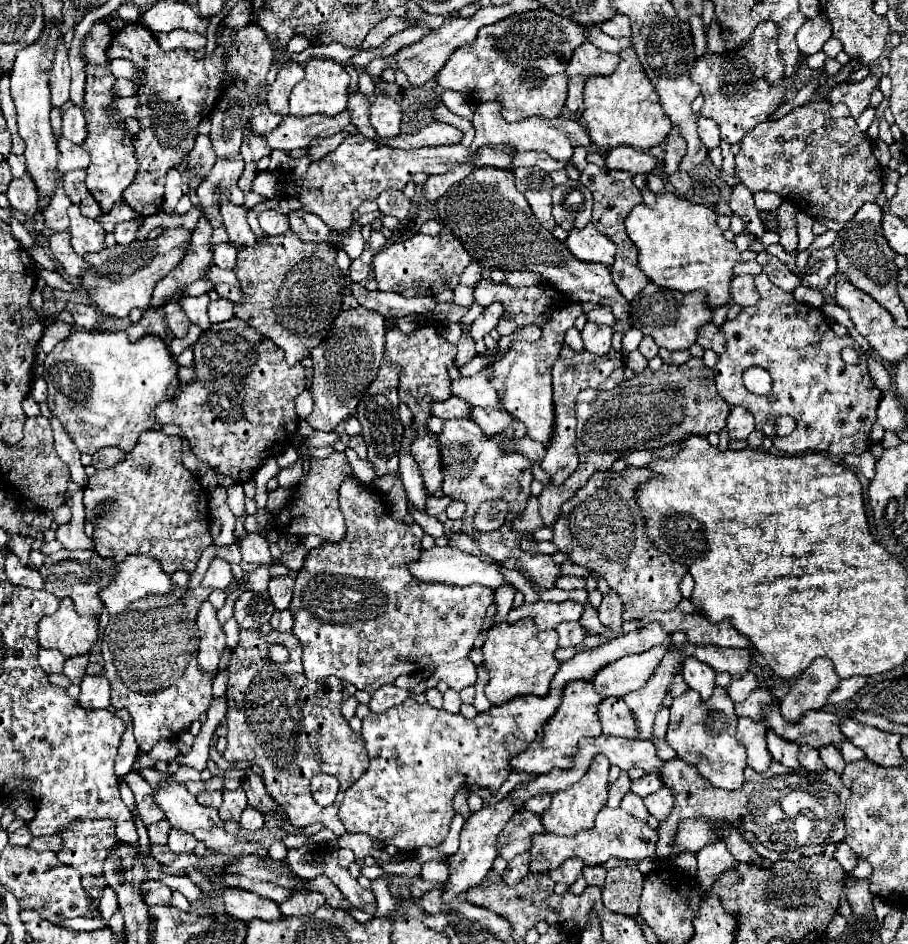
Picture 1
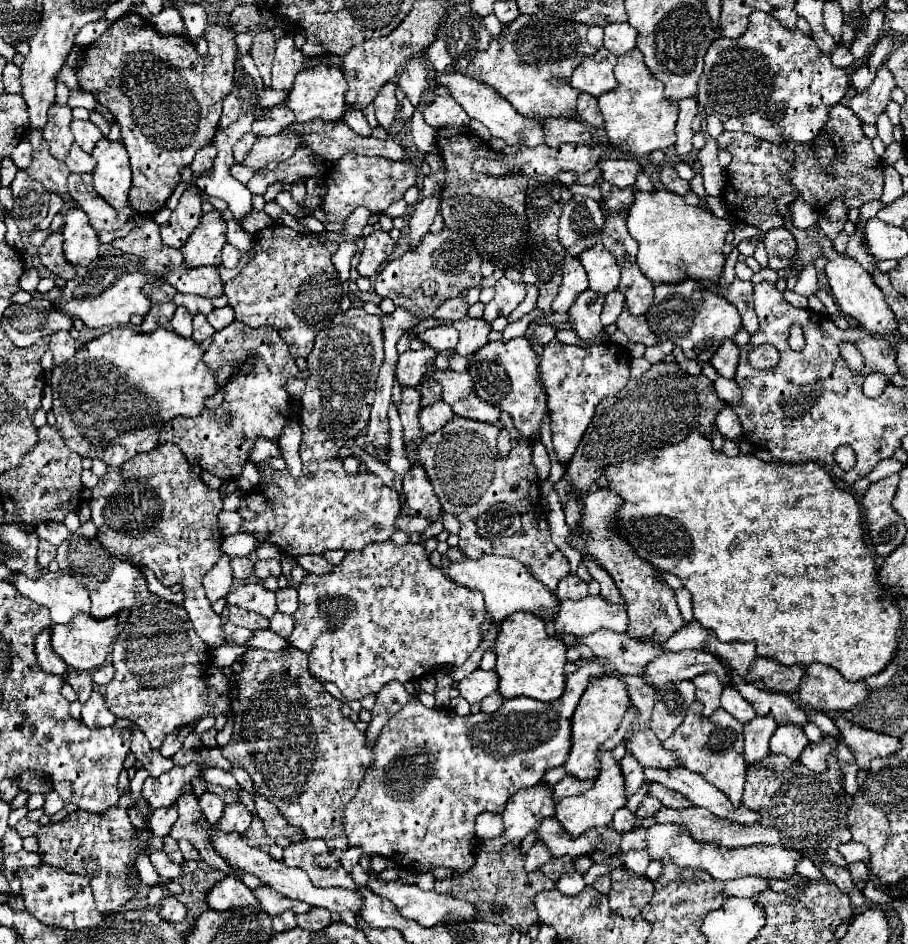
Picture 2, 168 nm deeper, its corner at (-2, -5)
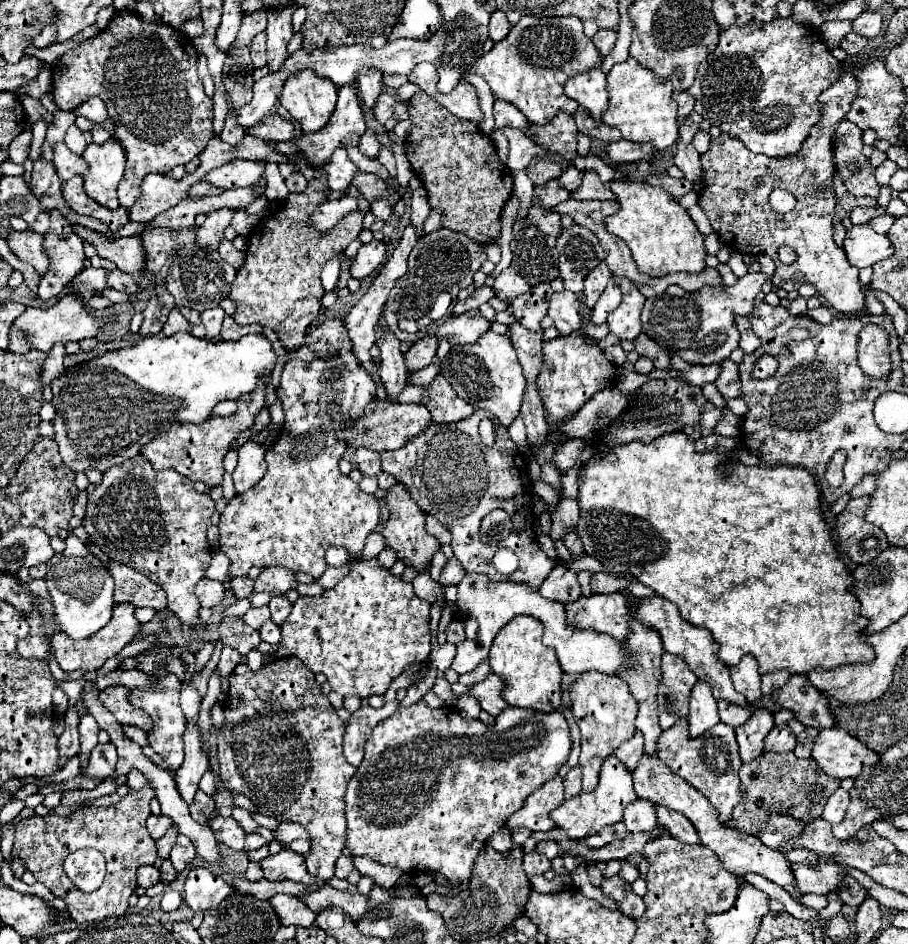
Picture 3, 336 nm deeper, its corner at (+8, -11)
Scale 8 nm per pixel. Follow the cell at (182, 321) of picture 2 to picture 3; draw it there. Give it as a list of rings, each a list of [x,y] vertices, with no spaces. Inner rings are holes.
[[[173,309],[173,311],[169,313],[167,323],[163,325],[163,335],[171,337],[171,335],[175,335],[175,333],[179,333],[179,331],[189,331],[189,323],[187,323],[187,319],[185,319],[177,309]]]

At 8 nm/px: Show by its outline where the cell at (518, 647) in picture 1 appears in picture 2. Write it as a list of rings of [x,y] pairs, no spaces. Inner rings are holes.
[[[517,611],[511,613],[495,639],[497,651],[497,675],[499,675],[499,693],[505,699],[511,697],[531,697],[537,701],[555,701],[565,691],[565,653],[567,645],[559,637],[547,635],[545,621],[535,613]]]

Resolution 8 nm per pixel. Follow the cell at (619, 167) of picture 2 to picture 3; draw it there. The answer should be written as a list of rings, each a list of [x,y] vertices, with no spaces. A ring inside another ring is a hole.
[[[591,169],[591,171],[585,171],[583,175],[583,183],[571,193],[571,197],[575,199],[581,199],[581,201],[587,201],[587,199],[613,199],[613,191],[609,189],[609,183],[603,183],[599,179],[599,175]]]

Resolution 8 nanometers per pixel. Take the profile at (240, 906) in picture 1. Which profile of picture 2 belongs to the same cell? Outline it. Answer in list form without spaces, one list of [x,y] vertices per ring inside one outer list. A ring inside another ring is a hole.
[[[229,875],[223,881],[215,883],[209,889],[209,893],[205,895],[205,899],[207,899],[207,905],[211,909],[217,909],[217,911],[227,911],[227,909],[233,909],[233,907],[249,907],[249,905],[255,907],[255,905],[259,905],[253,891],[247,889],[233,875]]]

